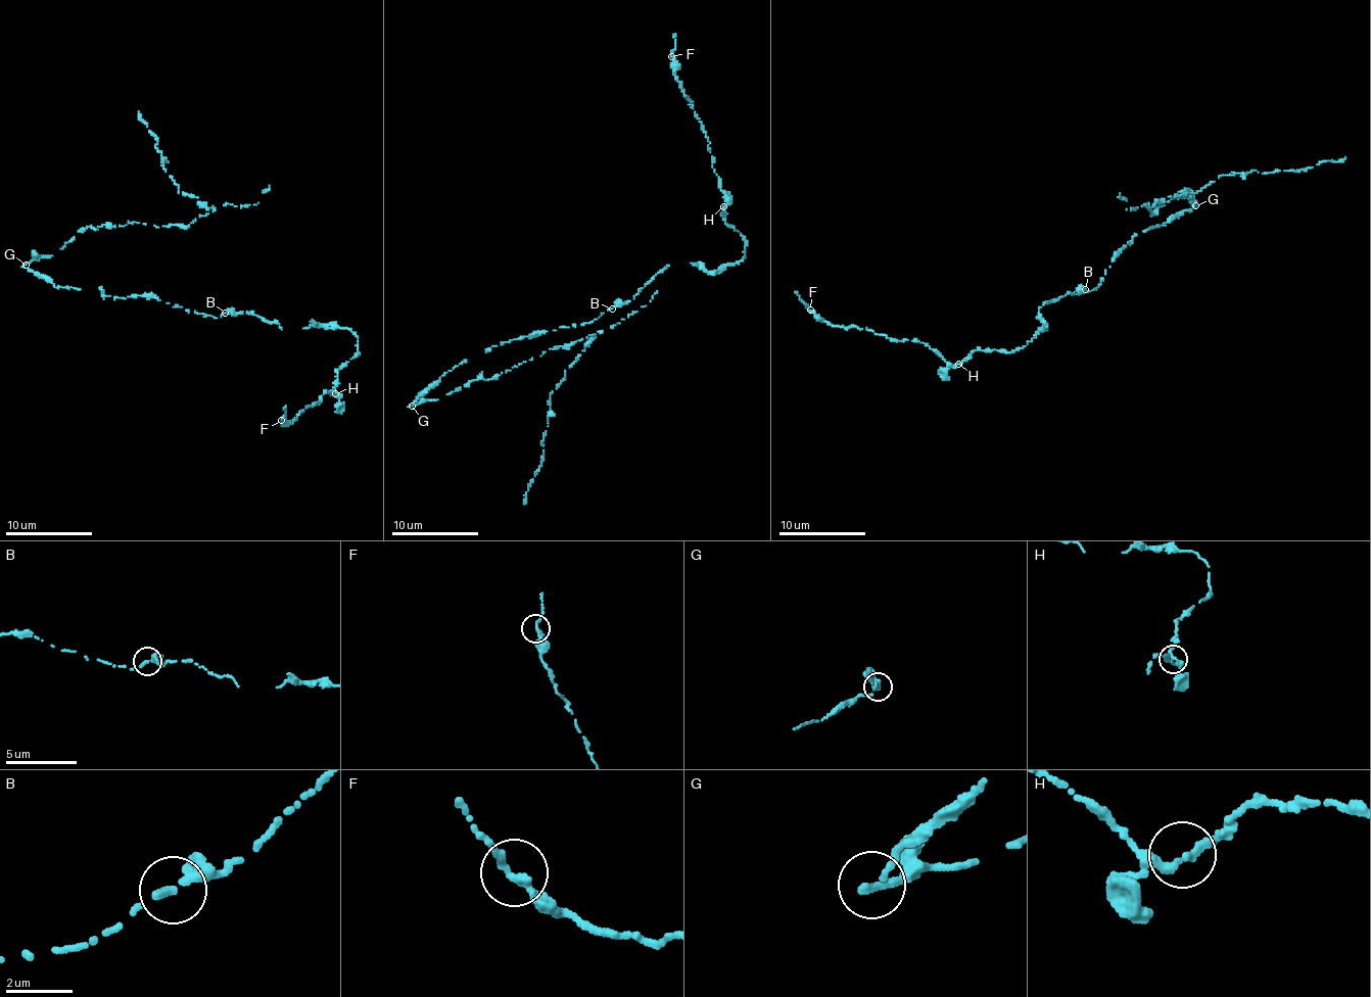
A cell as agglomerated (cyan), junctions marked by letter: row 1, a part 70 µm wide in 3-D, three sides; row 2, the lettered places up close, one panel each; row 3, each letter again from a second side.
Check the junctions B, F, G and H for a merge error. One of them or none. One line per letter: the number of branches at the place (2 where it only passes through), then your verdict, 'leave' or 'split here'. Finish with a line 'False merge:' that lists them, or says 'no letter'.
B: branches 2; leave
F: branches 2; leave
G: branches 2; split here
H: branches 2; leave
False merge: G

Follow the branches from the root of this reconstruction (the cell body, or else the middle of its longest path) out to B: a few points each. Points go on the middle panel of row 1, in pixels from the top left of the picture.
B: (504, 344), (560, 327), (591, 323), (612, 309)

